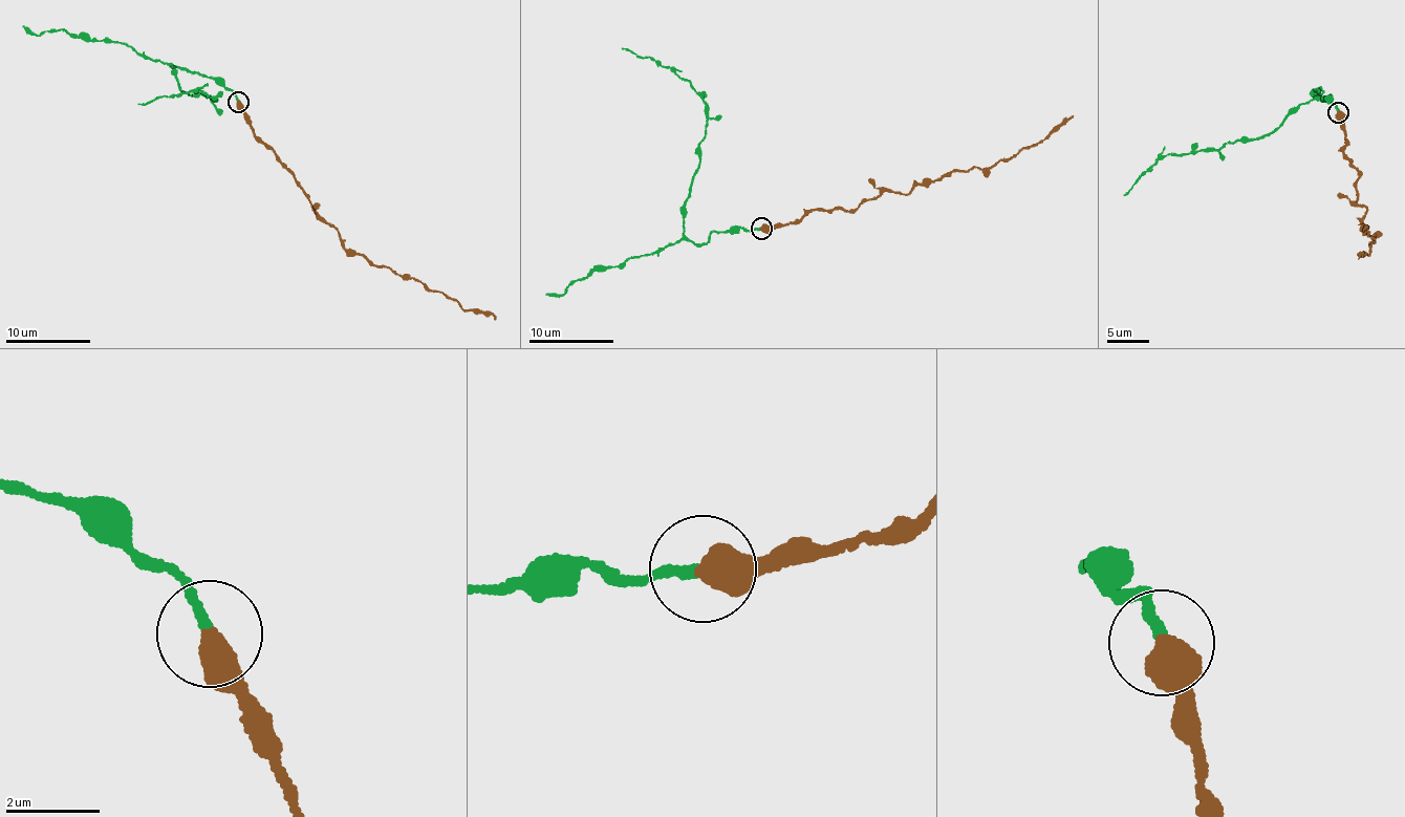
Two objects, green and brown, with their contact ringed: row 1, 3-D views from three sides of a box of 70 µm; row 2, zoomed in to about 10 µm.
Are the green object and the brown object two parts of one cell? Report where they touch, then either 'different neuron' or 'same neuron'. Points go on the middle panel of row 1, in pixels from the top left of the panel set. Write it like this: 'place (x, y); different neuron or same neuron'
place (761, 229); different neuron

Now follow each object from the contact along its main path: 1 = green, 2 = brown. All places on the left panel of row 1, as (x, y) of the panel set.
1: (239, 100), (213, 79), (171, 65), (180, 89), (217, 99), (196, 90), (138, 104)
2: (239, 102), (254, 136), (273, 150), (320, 217), (338, 232), (344, 248), (494, 320)

